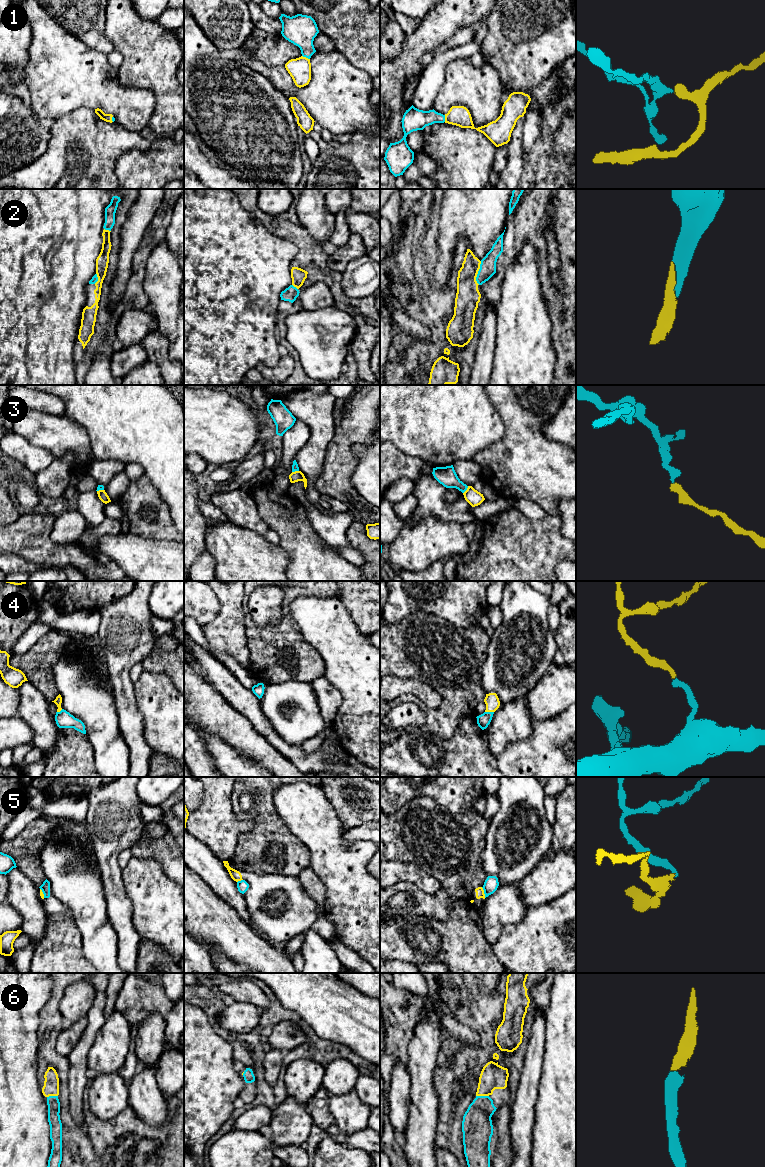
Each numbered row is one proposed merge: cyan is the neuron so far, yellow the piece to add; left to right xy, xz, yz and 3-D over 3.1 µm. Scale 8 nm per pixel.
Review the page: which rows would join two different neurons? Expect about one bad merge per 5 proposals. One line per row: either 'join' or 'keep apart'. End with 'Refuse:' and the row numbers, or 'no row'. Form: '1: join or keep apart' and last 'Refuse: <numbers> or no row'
1: join
2: join
3: keep apart
4: join
5: keep apart
6: join
Refuse: 3, 5

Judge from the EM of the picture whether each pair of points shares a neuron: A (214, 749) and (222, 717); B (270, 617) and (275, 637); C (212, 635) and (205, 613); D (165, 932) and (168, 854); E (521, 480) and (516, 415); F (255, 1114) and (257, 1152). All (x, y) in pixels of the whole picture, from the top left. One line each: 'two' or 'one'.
A: two
B: two
C: two
D: two
E: one
F: one

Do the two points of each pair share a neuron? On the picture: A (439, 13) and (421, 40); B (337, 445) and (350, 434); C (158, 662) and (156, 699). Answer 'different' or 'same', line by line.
A: same
B: same
C: different

